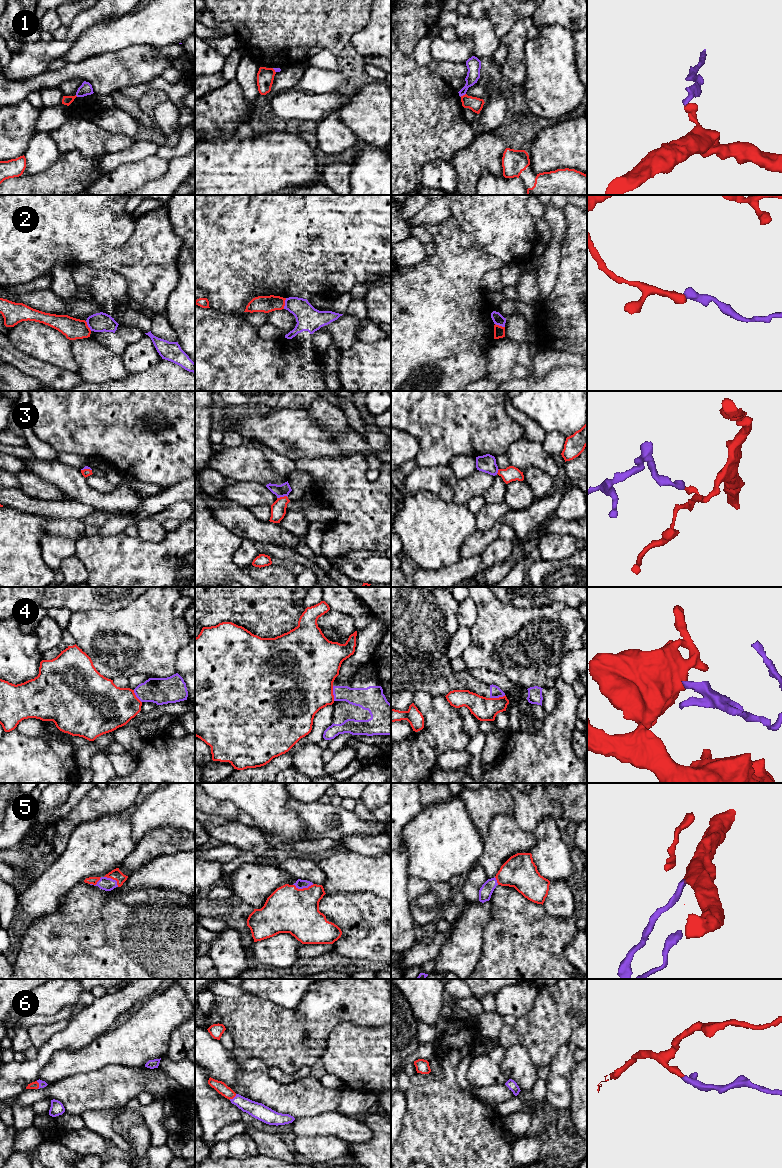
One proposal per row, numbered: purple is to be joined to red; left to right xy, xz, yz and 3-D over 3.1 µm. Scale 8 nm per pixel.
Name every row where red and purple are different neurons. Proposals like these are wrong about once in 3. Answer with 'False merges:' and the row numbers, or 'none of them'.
False merges: 1, 2, 3, 4

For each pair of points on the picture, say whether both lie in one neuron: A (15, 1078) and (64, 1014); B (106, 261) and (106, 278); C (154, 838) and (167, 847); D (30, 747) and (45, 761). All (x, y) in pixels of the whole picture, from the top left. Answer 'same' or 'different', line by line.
A: different
B: different
C: same
D: same

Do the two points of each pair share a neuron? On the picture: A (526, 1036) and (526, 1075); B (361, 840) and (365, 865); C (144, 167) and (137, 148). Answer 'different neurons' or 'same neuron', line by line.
A: different neurons
B: different neurons
C: different neurons

